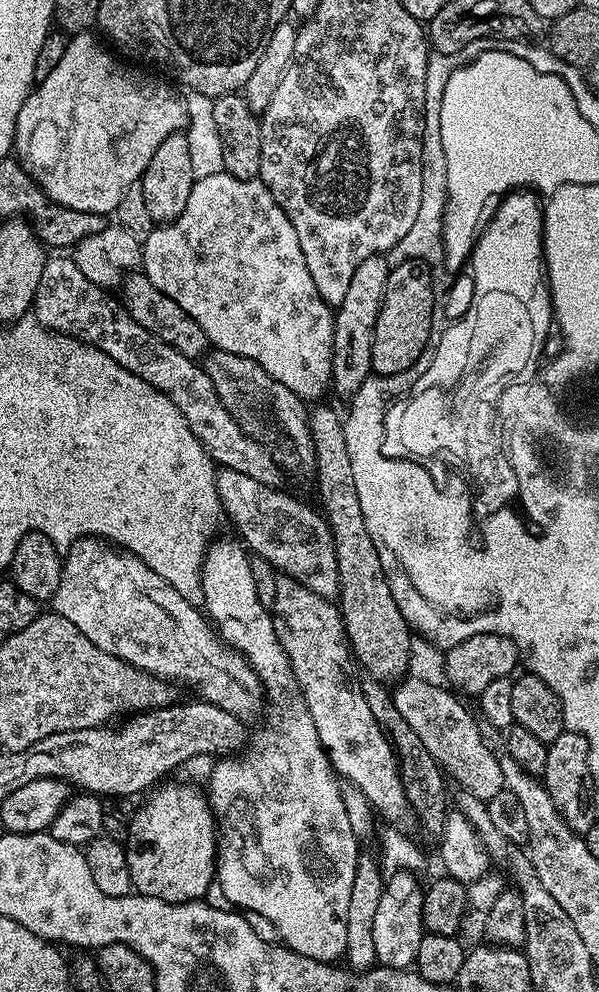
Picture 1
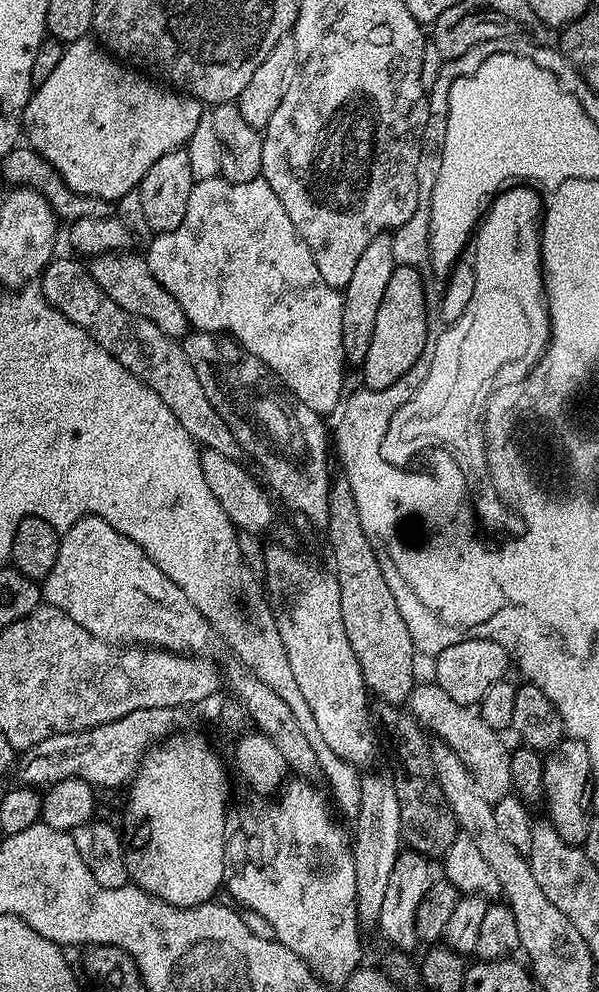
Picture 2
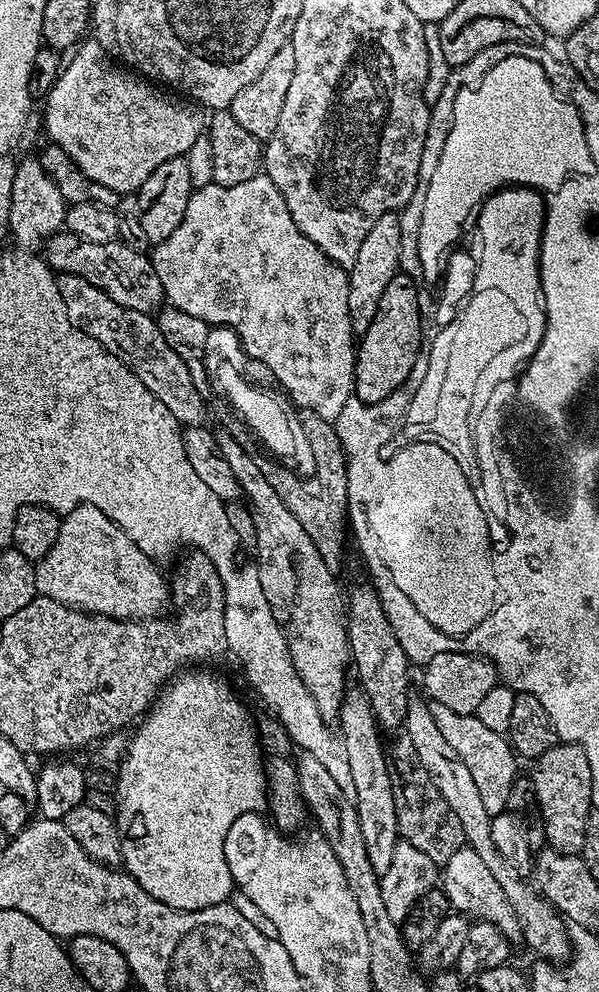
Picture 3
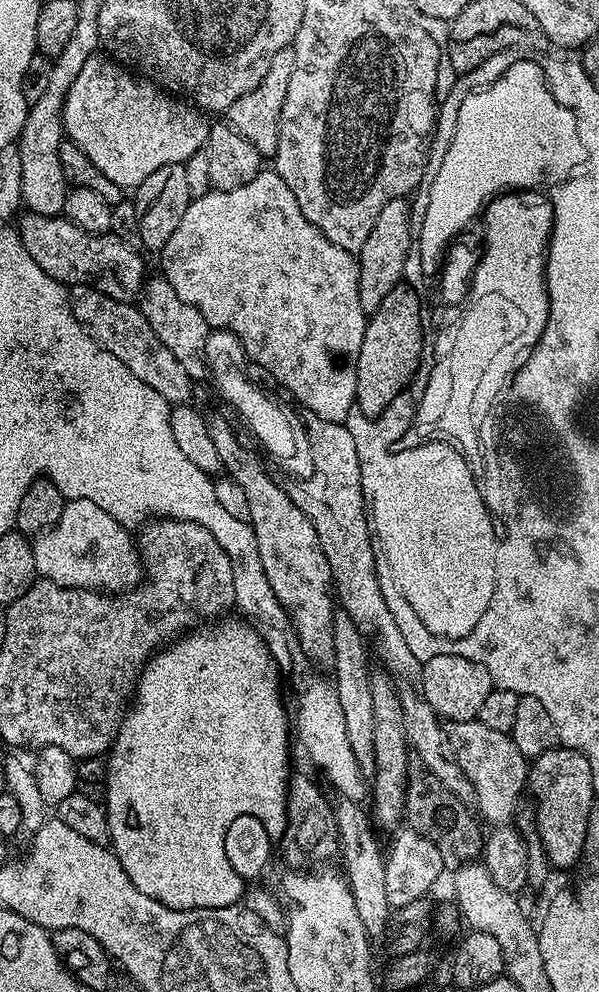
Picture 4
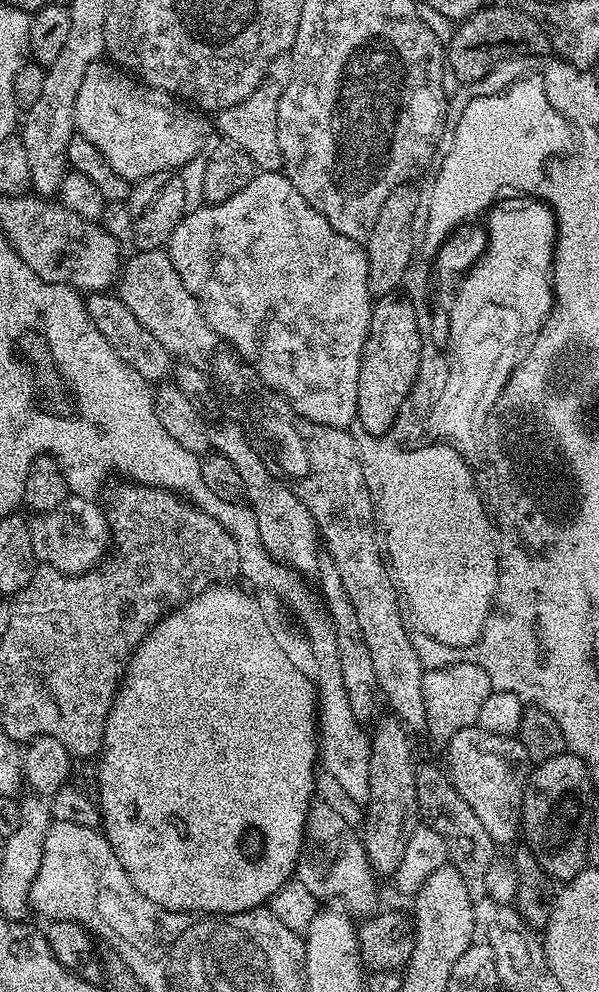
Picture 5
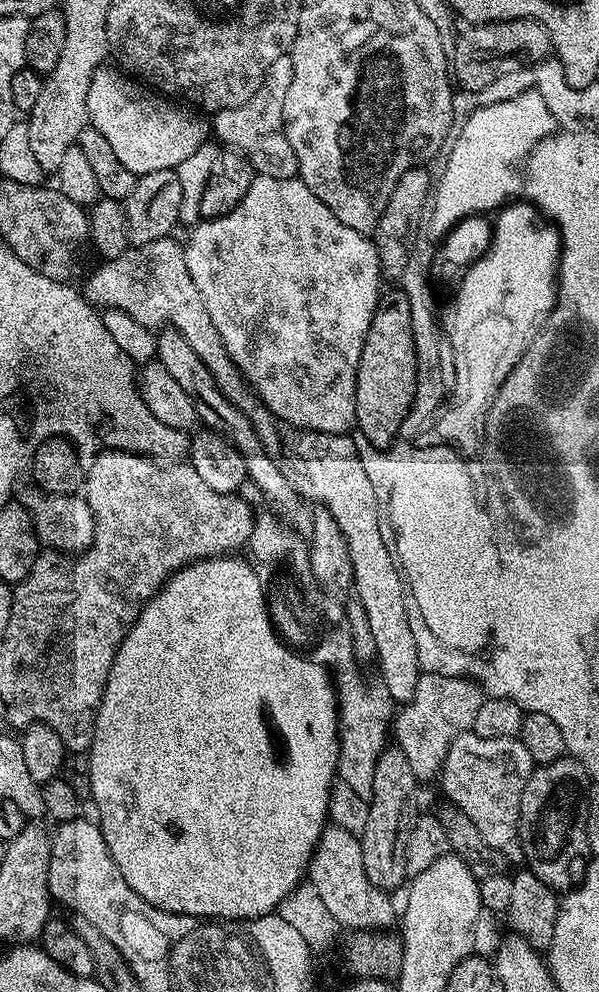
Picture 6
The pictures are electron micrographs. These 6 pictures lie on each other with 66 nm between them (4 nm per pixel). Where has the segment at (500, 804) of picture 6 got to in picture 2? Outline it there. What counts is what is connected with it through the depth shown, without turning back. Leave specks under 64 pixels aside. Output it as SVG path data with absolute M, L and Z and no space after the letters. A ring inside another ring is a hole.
M435 682L417 683L408 697L407 707L411 715L416 717L421 728L436 735L439 743L450 746L458 758L470 770L482 798L490 801L500 800L513 791L512 779L510 778L510 748L504 745L501 733L490 730L486 722L482 722L479 711L473 710L467 704L454 702L446 690L439 688Z

